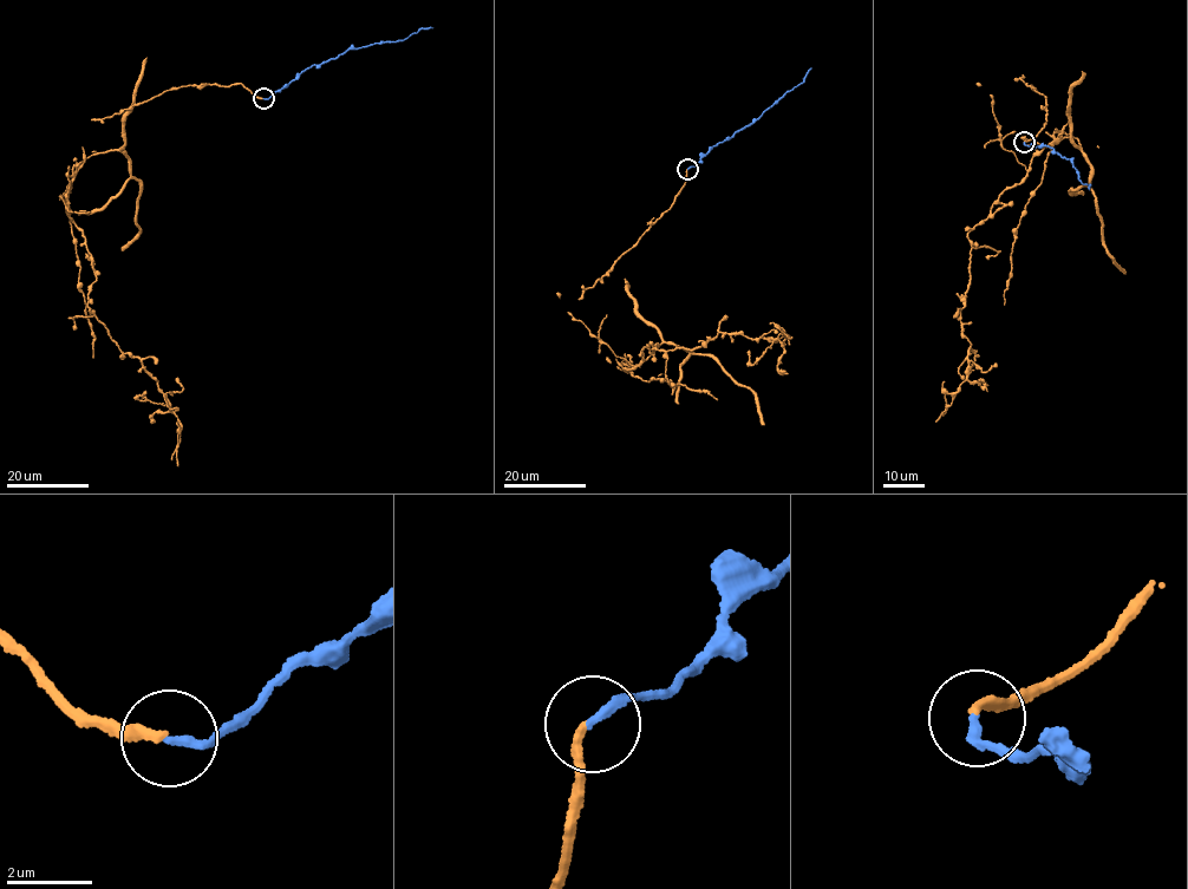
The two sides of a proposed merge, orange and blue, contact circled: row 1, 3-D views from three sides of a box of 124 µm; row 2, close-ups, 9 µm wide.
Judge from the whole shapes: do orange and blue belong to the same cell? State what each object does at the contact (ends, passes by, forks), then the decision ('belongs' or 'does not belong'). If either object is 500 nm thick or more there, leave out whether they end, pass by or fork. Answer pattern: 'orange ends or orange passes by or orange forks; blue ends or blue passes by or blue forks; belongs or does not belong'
orange ends; blue ends; does not belong

